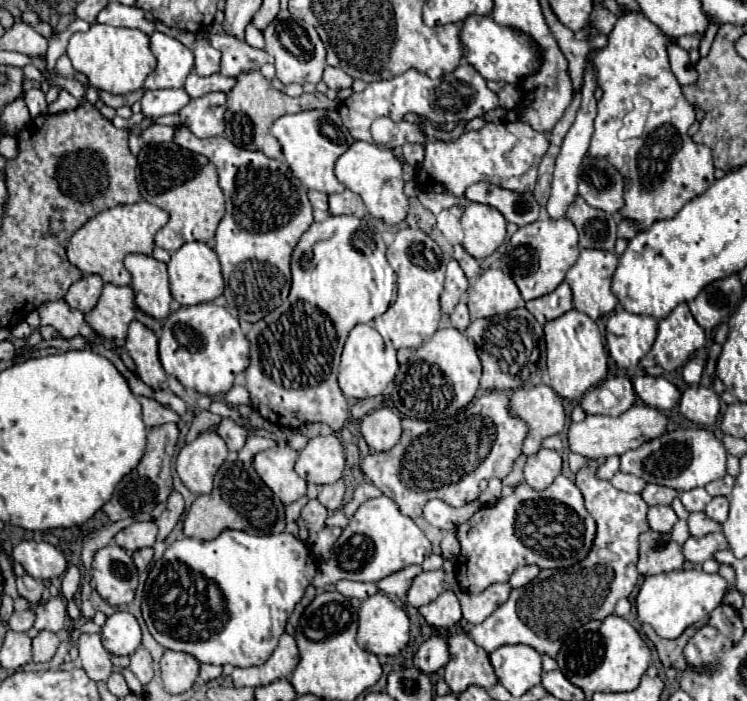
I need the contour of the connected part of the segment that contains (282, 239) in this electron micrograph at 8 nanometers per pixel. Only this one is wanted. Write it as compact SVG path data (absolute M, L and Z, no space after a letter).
M177 127L175 143L179 143L181 147L187 147L189 151L205 155L217 167L219 187L223 189L223 195L227 201L225 217L221 219L217 233L215 233L215 251L219 255L219 261L223 267L223 277L225 277L225 299L227 299L229 309L235 311L239 319L257 323L267 313L275 311L289 295L291 253L293 253L297 241L301 239L301 235L313 223L313 209L307 199L307 187L303 187L303 183L299 183L297 179L291 179L291 171L287 177L287 165L283 165L281 161L269 159L261 151L239 149L225 137L199 139L191 131L187 131L187 127Z

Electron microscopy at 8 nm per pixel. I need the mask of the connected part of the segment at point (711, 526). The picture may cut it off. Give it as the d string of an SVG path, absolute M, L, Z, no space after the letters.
M691 513L689 519L687 519L687 525L689 525L689 533L693 537L703 537L707 533L713 533L713 531L719 531L721 525L707 519L705 513Z

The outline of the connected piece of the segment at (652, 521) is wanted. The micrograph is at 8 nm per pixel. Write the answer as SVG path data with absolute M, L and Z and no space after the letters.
M655 505L655 507L649 507L647 521L649 521L649 527L653 531L671 533L673 525L677 523L677 515L669 505Z

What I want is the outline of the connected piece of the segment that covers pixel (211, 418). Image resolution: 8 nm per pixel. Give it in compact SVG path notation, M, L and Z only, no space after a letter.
M201 411L201 413L197 413L195 419L193 419L185 442L189 443L193 441L197 438L199 433L205 433L205 431L209 431L209 429L215 429L215 427L221 423L221 419L223 419L221 415L213 415L211 411Z

